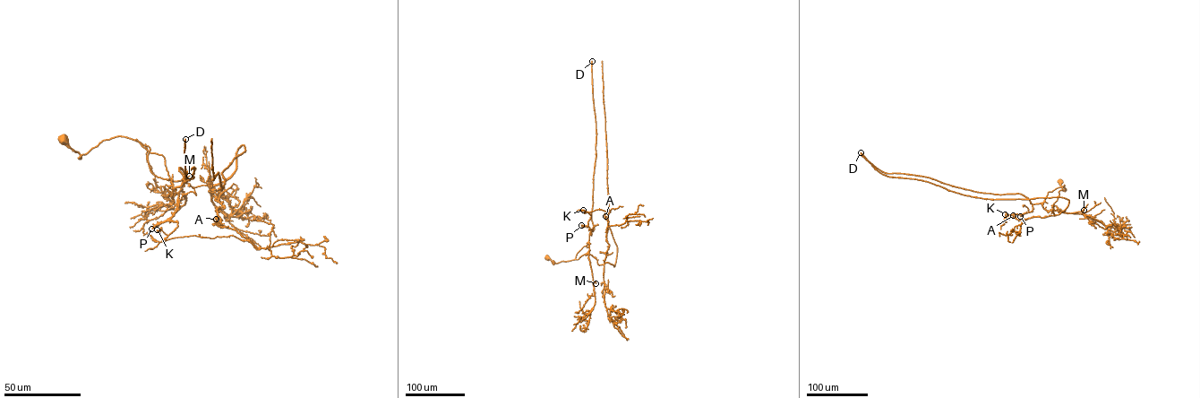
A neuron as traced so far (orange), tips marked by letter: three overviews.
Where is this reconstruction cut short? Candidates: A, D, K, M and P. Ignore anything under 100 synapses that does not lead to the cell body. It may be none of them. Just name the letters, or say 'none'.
D, P

